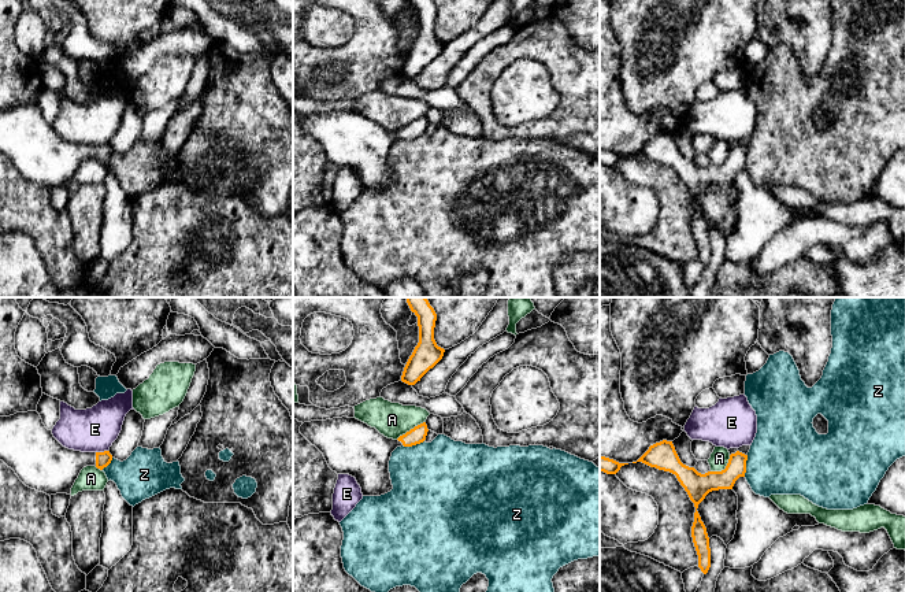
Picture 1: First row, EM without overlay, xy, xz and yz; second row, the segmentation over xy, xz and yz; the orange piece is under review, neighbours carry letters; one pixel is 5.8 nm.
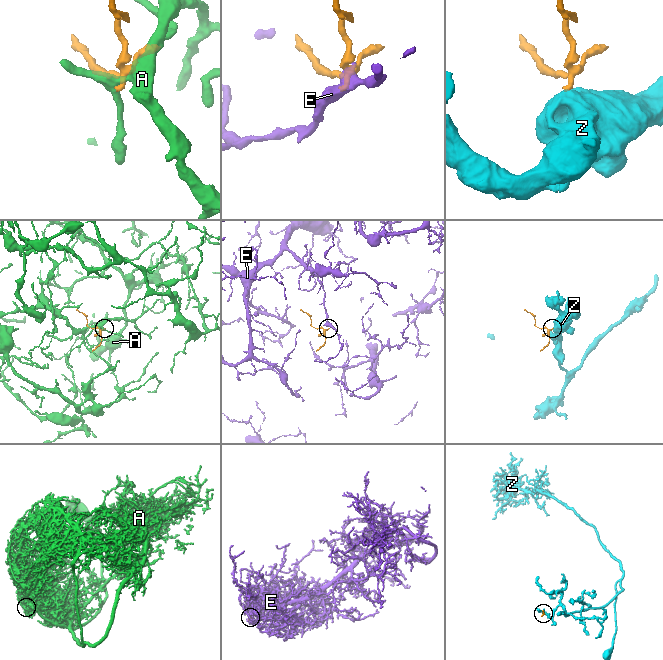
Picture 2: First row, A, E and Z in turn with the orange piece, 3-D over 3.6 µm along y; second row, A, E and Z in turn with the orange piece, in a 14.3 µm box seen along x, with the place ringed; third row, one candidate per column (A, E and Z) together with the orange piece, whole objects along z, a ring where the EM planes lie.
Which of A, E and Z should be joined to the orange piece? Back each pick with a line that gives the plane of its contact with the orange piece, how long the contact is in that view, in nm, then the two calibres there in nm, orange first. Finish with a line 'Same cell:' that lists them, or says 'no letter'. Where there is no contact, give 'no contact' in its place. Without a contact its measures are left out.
Same cell: no letter

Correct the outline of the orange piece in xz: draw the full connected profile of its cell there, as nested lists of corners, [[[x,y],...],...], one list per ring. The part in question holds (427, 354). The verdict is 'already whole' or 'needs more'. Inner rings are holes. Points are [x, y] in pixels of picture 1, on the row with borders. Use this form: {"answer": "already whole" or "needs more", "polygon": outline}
{"answer": "already whole", "polygon": [[[407,297],[411,311],[418,317],[419,343],[409,356],[401,381],[415,385],[444,356],[445,349],[434,340],[437,314],[426,297]]]}

